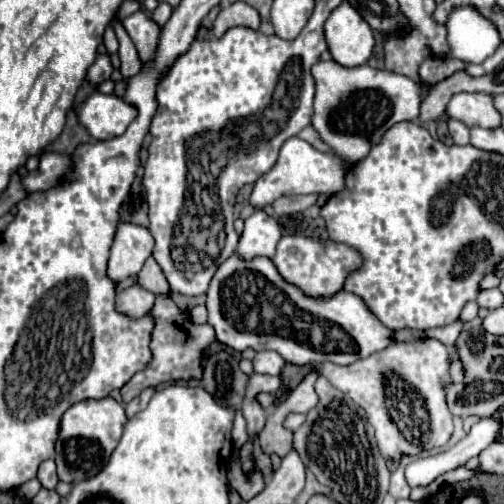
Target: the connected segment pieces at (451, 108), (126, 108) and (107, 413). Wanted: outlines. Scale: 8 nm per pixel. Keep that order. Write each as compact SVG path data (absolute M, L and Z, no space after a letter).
M458 93L448 103L448 115L466 123L468 127L496 129L502 125L500 113L492 105L492 95L488 93Z
M94 91L78 109L80 123L98 141L120 137L136 119L136 107L116 95Z
M104 397L100 401L96 399L78 401L76 405L68 407L68 411L60 419L60 433L54 445L54 451L56 451L54 461L58 467L58 479L72 485L76 481L96 477L96 473L104 469L104 465L108 463L108 457L120 443L126 421L128 419L124 415L124 407L112 397Z

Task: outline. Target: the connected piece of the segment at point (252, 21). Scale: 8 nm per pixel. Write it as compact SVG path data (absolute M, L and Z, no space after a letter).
M236 1L230 7L224 7L212 25L212 33L222 37L232 27L250 27L260 29L260 15L248 3Z

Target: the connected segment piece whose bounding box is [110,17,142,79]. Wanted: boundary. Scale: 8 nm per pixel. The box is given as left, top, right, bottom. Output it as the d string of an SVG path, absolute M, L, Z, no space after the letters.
M114 17L110 25L112 25L112 29L114 29L114 33L116 33L118 41L120 41L120 63L122 63L120 71L124 75L124 79L130 79L136 73L140 73L140 69L142 69L142 63L138 59L138 51L136 51L134 43L130 41L130 37L124 33L122 23L120 23L118 17Z

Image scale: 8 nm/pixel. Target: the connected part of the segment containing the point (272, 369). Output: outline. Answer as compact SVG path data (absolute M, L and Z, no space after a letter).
M260 351L252 363L256 373L266 373L266 375L280 375L286 365L286 361L276 351Z

